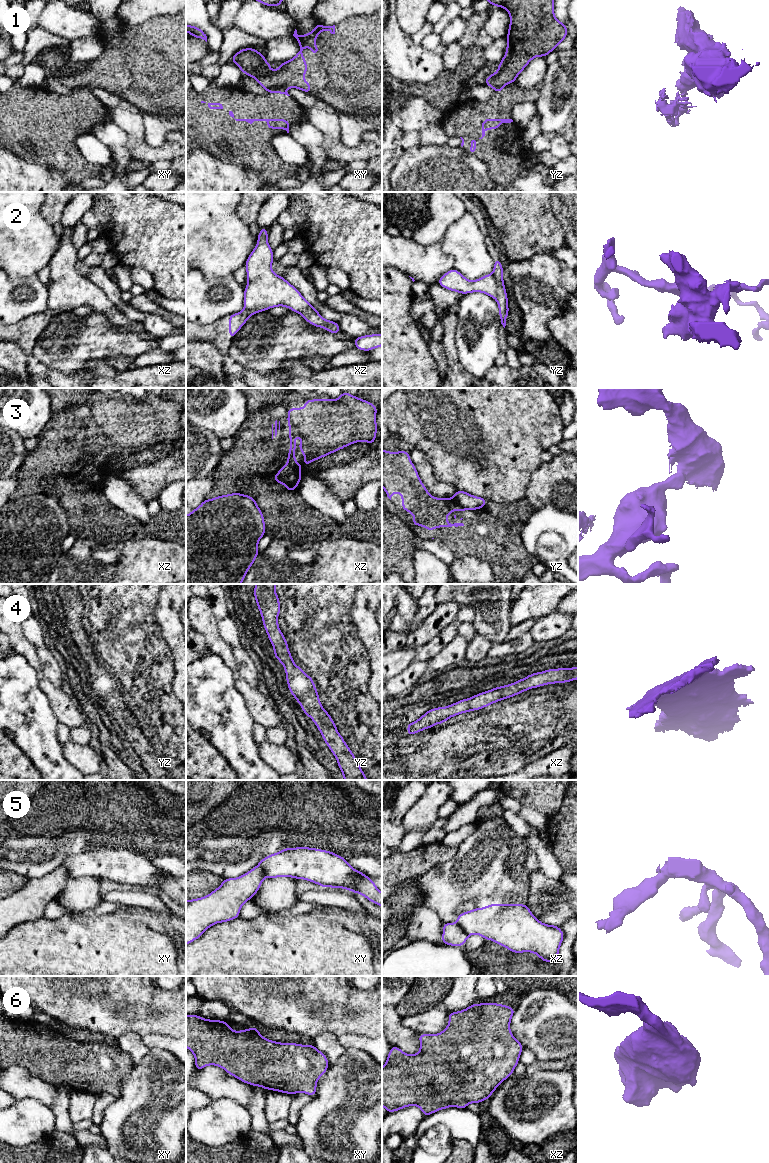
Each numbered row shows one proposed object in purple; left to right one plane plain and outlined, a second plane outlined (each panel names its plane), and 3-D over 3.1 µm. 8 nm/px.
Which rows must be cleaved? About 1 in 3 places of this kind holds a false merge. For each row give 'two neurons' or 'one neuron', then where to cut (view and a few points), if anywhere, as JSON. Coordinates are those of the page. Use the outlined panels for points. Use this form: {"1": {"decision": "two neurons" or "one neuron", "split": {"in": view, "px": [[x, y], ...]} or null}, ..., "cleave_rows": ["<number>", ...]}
{"1": {"decision": "two neurons", "split": {"in": "xy", "px": [[285, 88], [269, 88], [267, 90]]}}, "2": {"decision": "one neuron", "split": null}, "3": {"decision": "two neurons", "split": {"in": "yz", "px": [[453, 497], [460, 506], [467, 509]]}}, "4": {"decision": "one neuron", "split": null}, "5": {"decision": "two neurons", "split": {"in": "xy", "px": [[258, 865], [265, 876]]}}, "6": {"decision": "one neuron", "split": null}, "cleave_rows": ["1", "3", "5"]}

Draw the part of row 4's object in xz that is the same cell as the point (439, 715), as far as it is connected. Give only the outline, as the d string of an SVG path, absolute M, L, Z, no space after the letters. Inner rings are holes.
M578 666L573 668L548 669L532 673L517 682L493 688L449 706L430 709L415 722L407 724L407 735L410 736L422 730L430 729L436 724L446 722L450 717L469 711L480 710L503 699L519 695L521 692L531 688L538 688L548 684L566 683L576 679L578 679Z

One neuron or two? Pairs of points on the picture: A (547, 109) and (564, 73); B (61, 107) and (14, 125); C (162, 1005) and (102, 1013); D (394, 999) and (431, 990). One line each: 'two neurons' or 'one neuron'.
A: one neuron
B: two neurons
C: one neuron
D: two neurons

